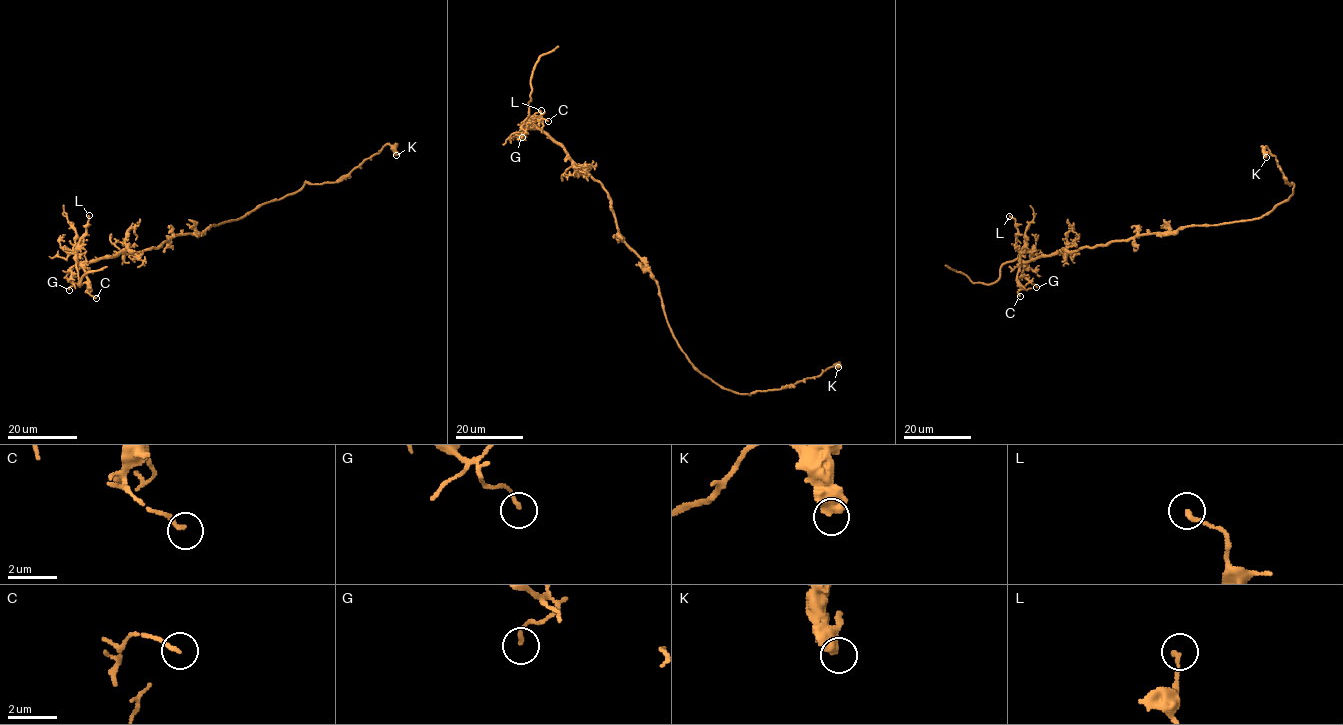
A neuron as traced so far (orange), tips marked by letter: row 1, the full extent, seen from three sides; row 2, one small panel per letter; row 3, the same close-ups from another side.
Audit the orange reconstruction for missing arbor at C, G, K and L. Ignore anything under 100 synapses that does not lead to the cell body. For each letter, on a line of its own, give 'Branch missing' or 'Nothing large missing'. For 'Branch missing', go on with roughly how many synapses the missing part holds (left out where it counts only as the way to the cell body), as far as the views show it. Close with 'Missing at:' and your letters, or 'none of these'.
C: Nothing large missing
G: Nothing large missing
K: Nothing large missing
L: Nothing large missing
Missing at: none of these

